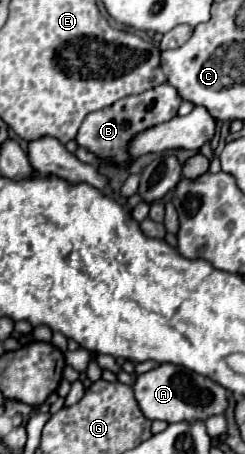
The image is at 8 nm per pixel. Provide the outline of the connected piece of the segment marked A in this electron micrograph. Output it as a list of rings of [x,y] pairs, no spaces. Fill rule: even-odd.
[[[163,363],[135,379],[133,385],[135,399],[139,403],[139,409],[143,415],[151,421],[167,421],[167,423],[179,423],[179,421],[205,421],[211,415],[221,415],[227,409],[227,389],[219,387],[215,381],[193,373],[185,367]]]

